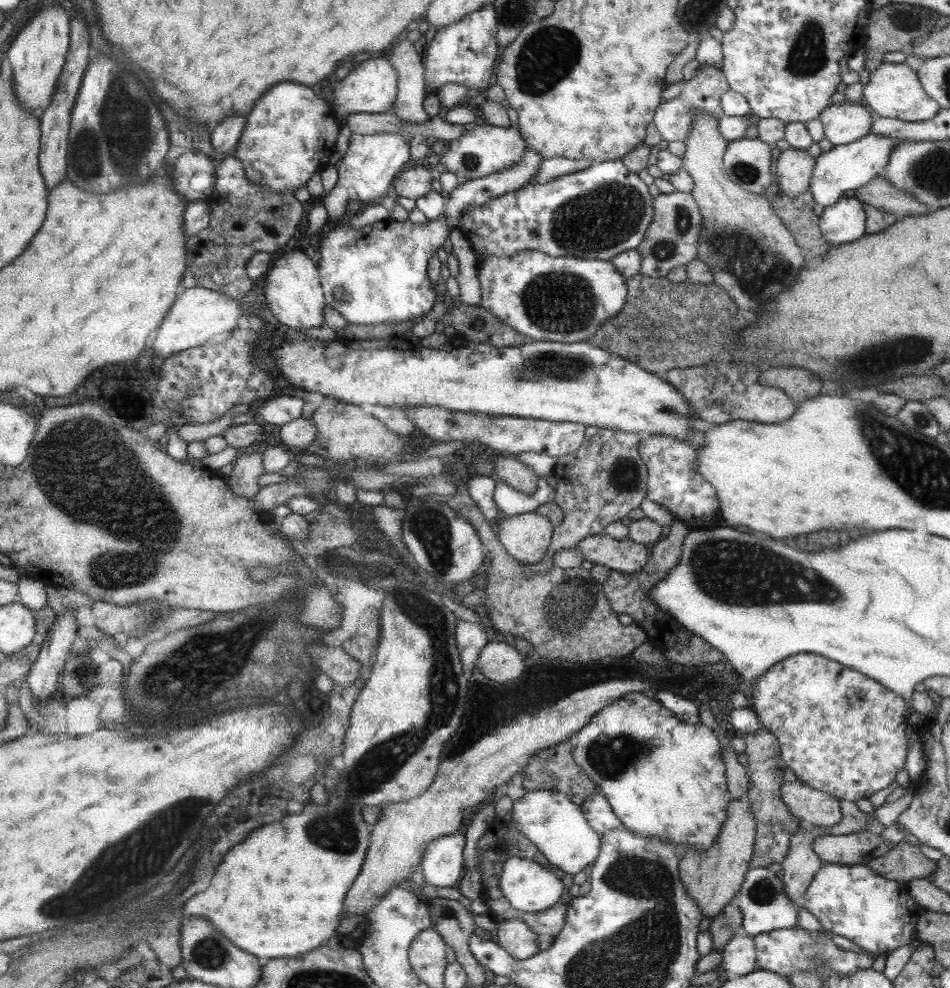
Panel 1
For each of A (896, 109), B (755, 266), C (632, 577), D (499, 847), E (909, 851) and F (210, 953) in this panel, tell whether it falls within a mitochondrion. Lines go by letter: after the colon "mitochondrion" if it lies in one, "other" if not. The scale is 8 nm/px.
A: other
B: mitochondrion
C: other
D: other
E: other
F: mitochondrion

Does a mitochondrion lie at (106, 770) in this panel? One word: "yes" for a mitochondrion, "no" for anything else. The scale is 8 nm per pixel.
no

